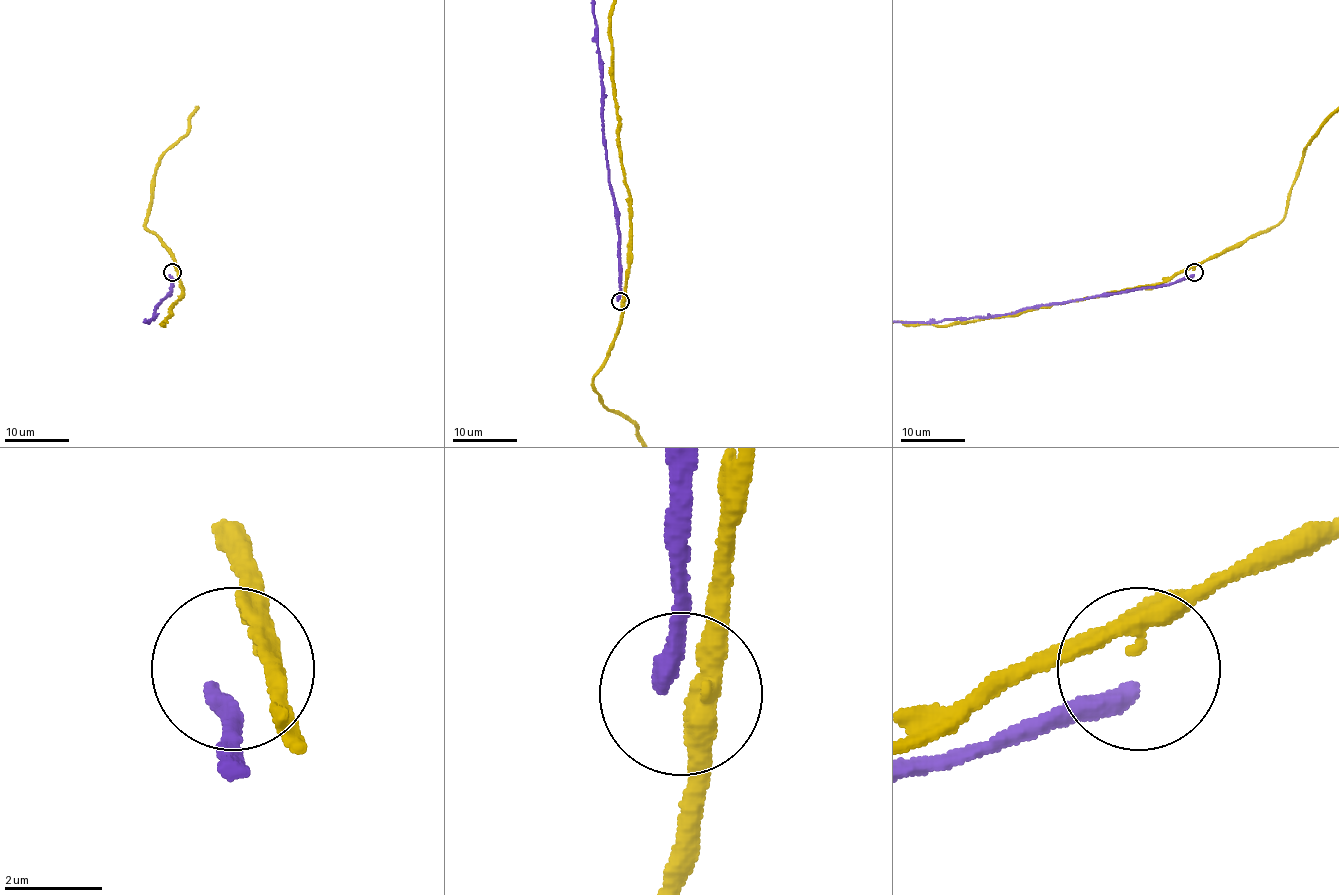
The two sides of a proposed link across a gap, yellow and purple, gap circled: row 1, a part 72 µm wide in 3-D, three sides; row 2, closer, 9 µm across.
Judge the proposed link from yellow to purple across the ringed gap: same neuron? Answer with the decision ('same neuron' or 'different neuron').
different neuron

